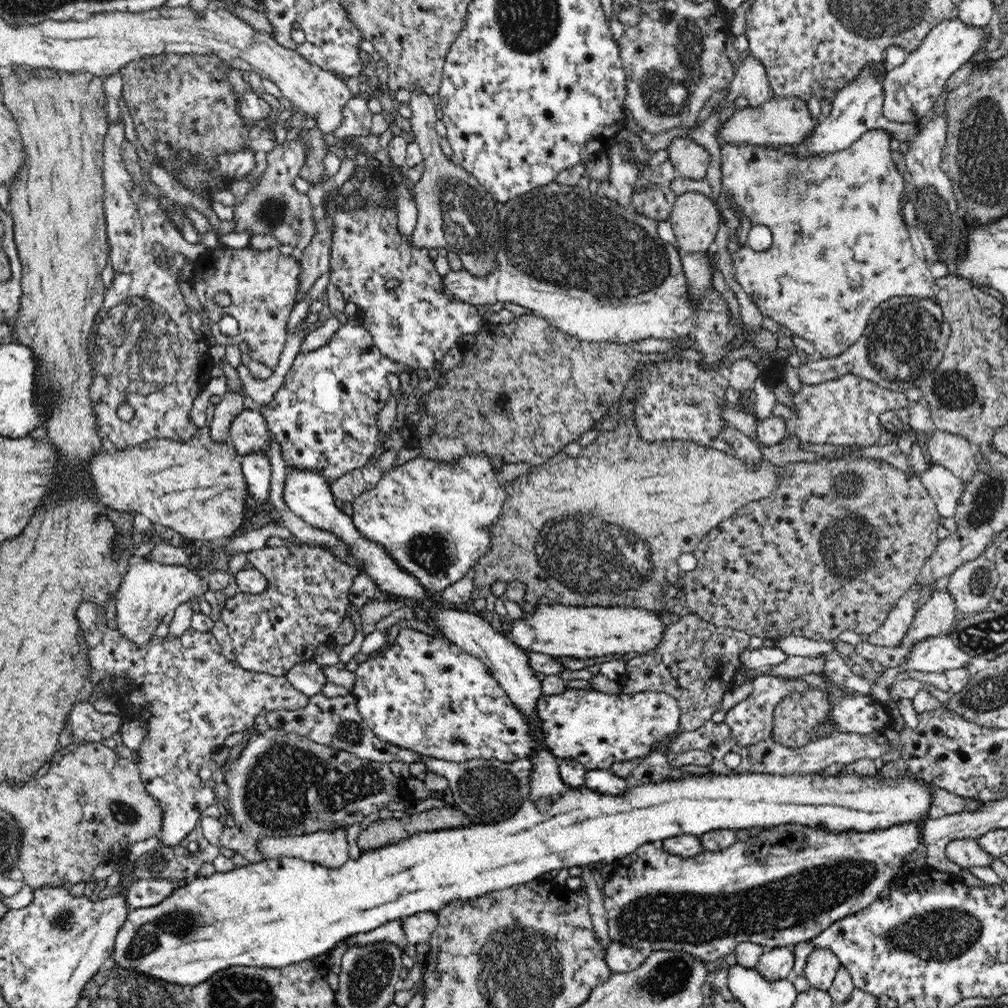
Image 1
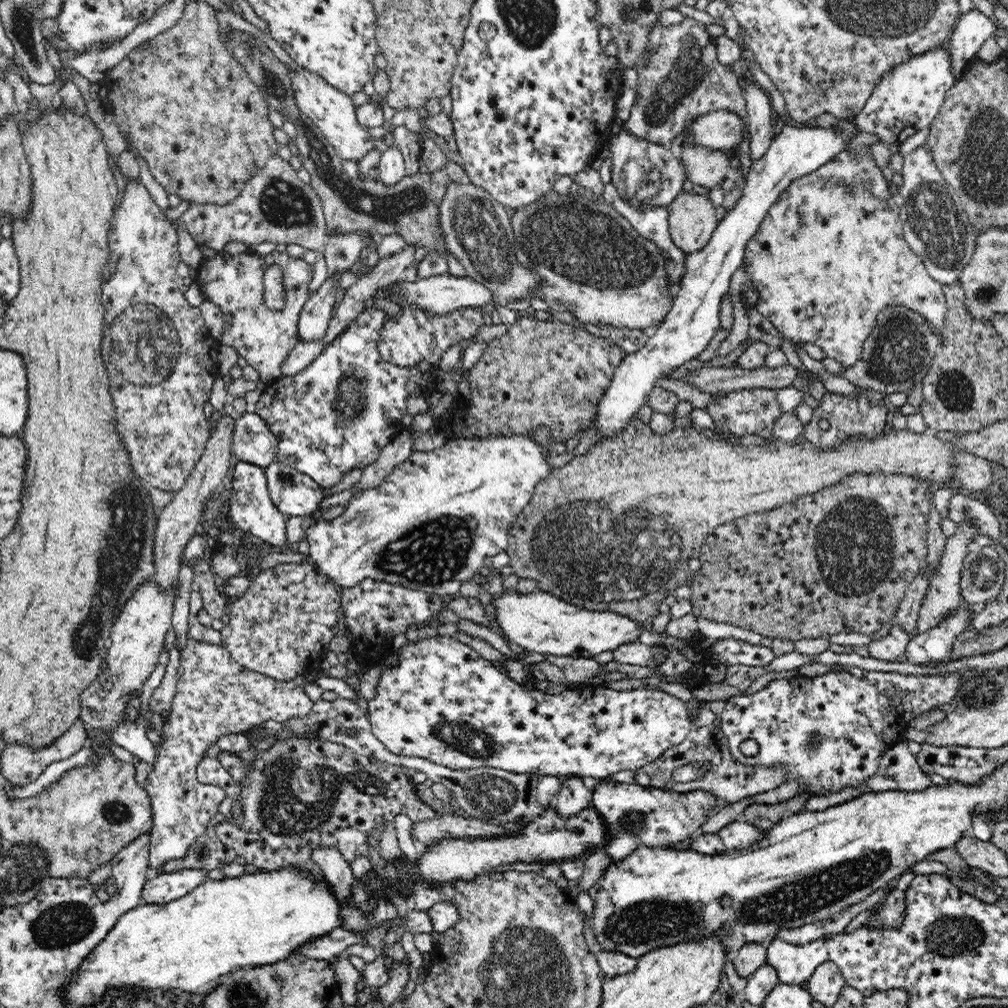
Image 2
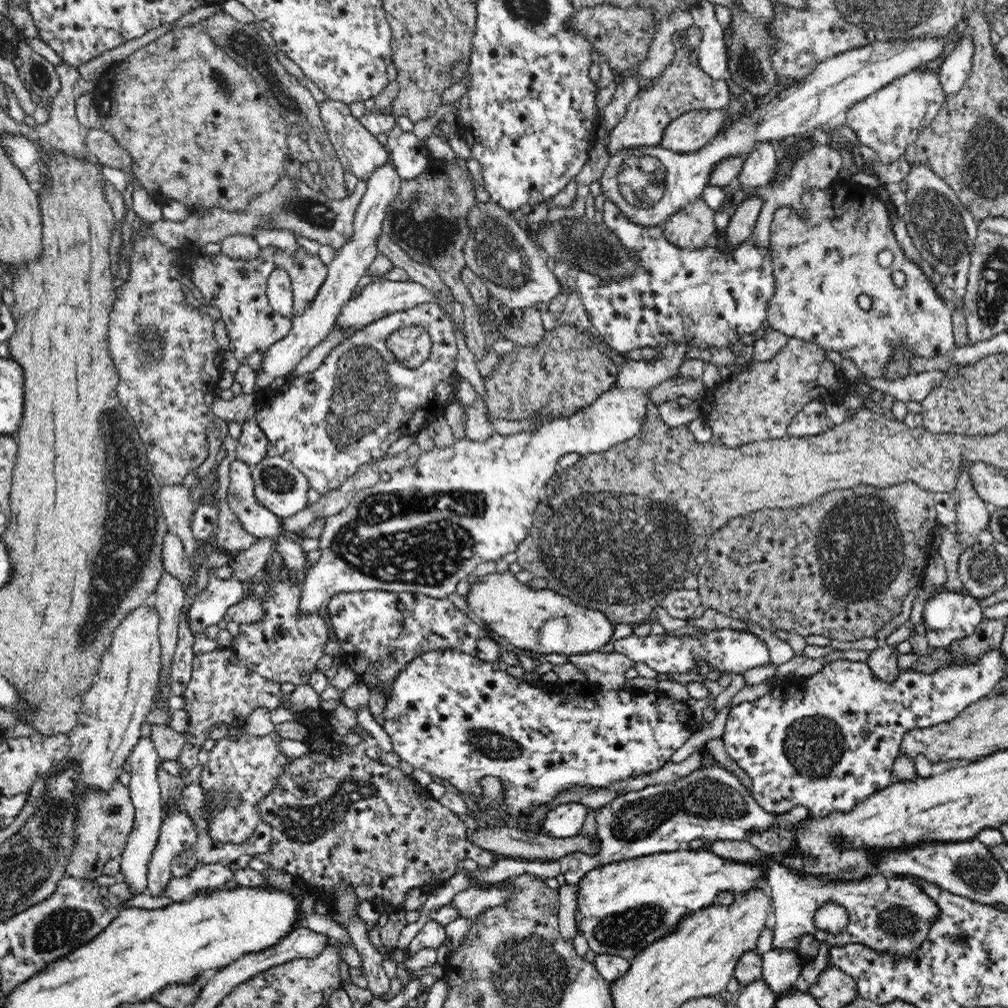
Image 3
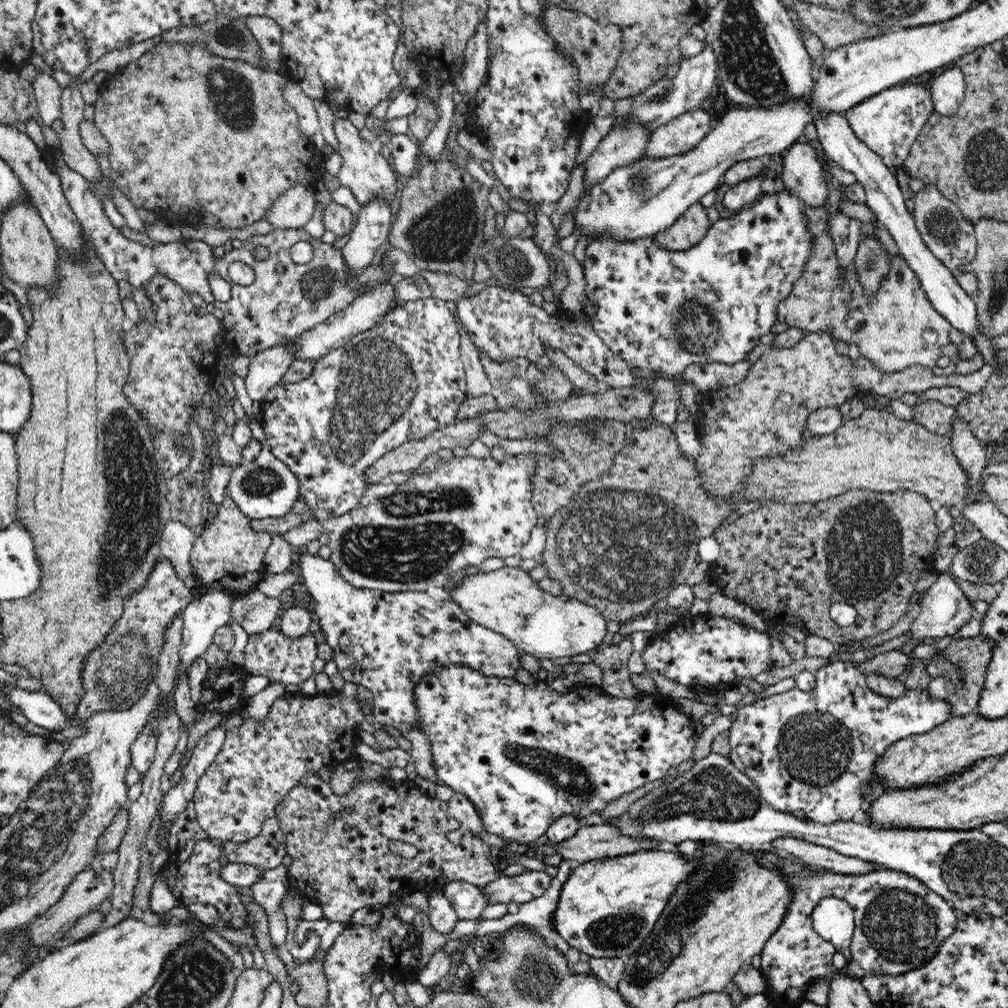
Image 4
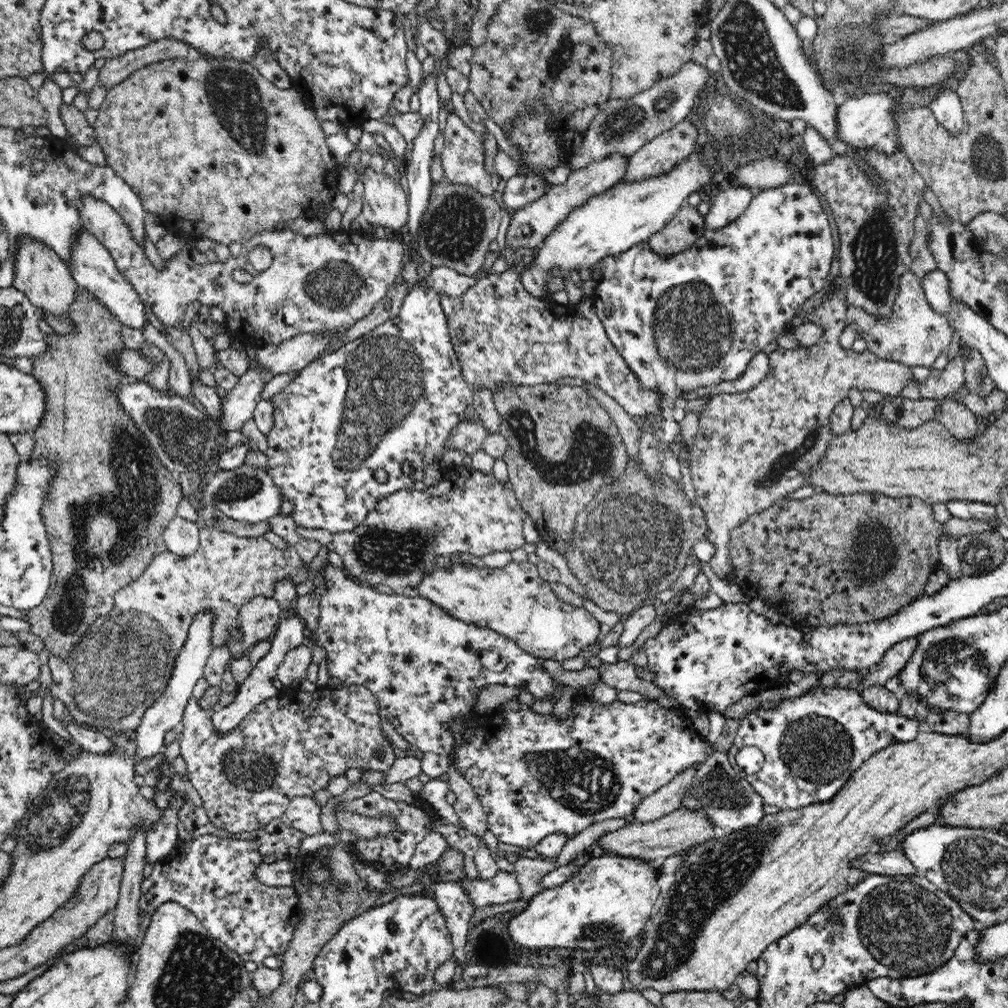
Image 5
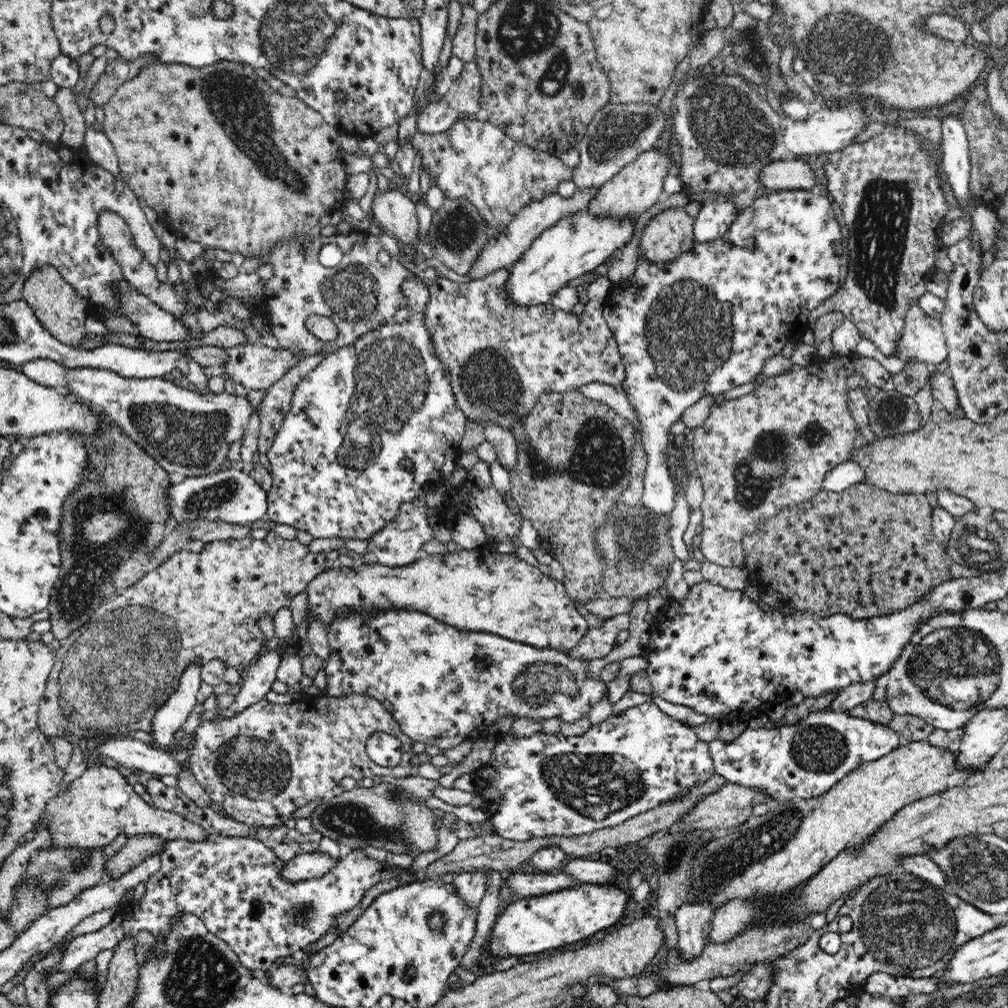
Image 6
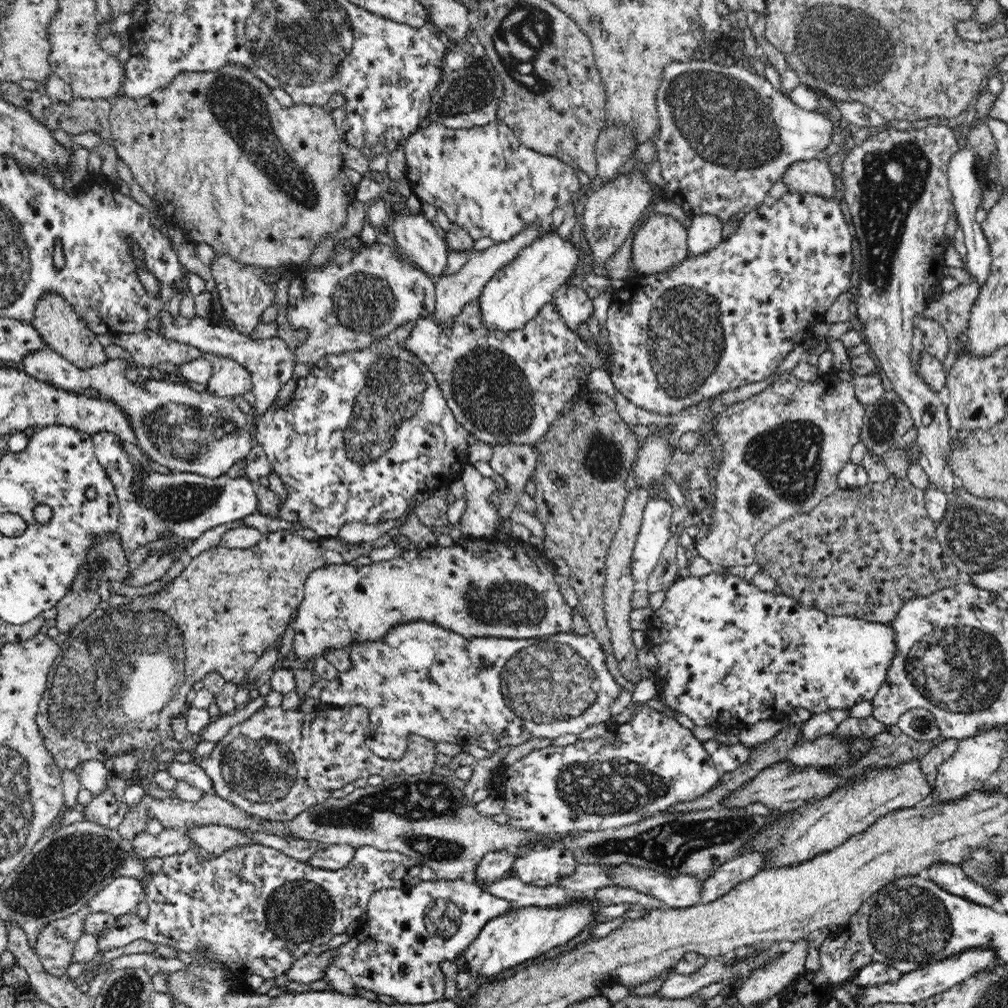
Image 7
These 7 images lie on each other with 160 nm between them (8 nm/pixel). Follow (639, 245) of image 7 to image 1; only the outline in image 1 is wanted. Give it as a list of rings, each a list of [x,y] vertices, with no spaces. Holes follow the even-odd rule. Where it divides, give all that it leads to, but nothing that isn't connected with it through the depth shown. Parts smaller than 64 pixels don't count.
[[[697,191],[676,196],[669,217],[680,251],[704,253],[713,248],[721,214],[710,197]]]

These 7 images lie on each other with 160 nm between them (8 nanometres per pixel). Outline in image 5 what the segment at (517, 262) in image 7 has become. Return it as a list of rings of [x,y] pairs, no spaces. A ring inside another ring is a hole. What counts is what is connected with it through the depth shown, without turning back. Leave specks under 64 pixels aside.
[[[692,153],[665,175],[631,183],[622,181],[606,192],[589,198],[559,222],[541,246],[529,256],[526,266],[519,268],[522,285],[533,298],[549,299],[547,282],[554,277],[551,274],[553,269],[562,271],[563,276],[570,271],[581,274],[593,269],[608,256],[622,254],[647,242],[652,234],[659,232],[668,220],[672,220],[672,216],[687,203],[690,194],[712,178],[714,170],[716,165],[706,168],[700,164],[700,156]]]

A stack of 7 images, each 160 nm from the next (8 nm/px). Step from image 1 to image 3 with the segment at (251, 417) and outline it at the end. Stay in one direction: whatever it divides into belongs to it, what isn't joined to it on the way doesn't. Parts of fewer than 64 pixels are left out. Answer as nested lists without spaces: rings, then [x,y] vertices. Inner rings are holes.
[[[256,420],[241,423],[242,434],[237,439],[237,459],[247,465],[258,464],[260,460],[271,454],[268,439]]]

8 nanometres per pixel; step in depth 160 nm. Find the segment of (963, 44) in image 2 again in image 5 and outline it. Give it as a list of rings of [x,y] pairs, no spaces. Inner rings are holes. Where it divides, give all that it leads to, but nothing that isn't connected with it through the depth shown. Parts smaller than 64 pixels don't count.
[[[954,90],[940,92],[929,108],[933,110],[933,115],[941,126],[950,133],[950,137],[958,136],[962,132],[964,111],[957,92]]]

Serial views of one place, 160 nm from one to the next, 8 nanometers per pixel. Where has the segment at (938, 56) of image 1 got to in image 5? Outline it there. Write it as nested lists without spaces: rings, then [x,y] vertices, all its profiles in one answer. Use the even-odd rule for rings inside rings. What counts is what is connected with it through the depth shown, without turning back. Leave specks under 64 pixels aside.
[[[864,93],[858,97],[848,97],[836,108],[836,137],[854,149],[871,146],[888,154],[894,152],[899,144],[896,123],[892,119],[894,104],[896,102],[887,93]]]

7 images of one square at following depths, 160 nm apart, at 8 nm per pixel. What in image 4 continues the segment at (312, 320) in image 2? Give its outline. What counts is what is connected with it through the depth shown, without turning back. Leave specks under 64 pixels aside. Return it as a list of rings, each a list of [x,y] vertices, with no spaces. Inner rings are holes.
[[[374,199],[360,209],[358,223],[342,248],[352,277],[360,275],[372,263],[374,254],[391,232],[390,224],[392,212],[386,201]],[[286,345],[267,348],[263,351],[256,352],[250,358],[250,367],[248,375],[244,378],[245,389],[252,401],[262,402],[265,399],[265,394],[273,387],[280,385],[282,376],[288,371],[294,360],[294,353],[288,349]]]

